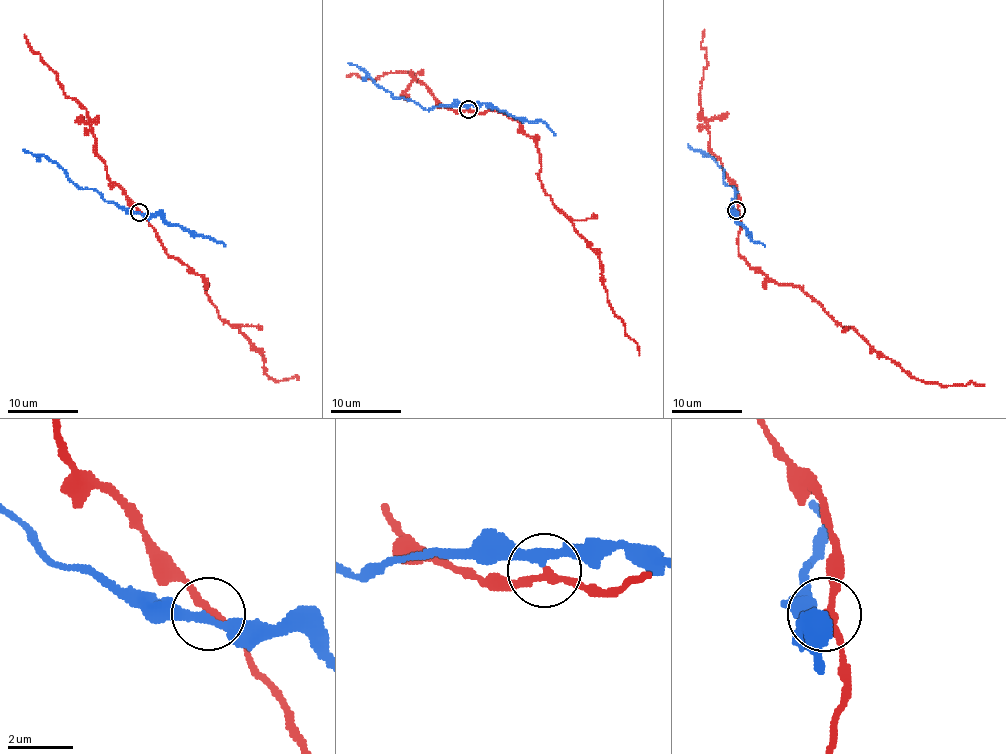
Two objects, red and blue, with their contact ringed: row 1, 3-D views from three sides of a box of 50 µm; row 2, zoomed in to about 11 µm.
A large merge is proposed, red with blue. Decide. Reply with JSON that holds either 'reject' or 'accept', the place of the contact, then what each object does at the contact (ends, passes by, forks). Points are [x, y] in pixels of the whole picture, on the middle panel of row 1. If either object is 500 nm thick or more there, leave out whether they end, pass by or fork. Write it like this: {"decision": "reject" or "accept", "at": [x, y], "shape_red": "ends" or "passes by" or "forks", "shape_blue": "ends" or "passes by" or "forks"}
{"decision": "reject", "at": [468, 109], "shape_red": "passes by", "shape_blue": "passes by"}

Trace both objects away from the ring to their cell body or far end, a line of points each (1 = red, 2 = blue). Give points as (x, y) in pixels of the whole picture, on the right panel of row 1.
1: (736, 210), (738, 252), (767, 278), (798, 285), (835, 321), (853, 328), (912, 376), (948, 385), (984, 386)
2: (736, 211), (733, 200), (736, 189), (727, 185), (723, 169), (703, 151), (694, 151), (688, 144)

